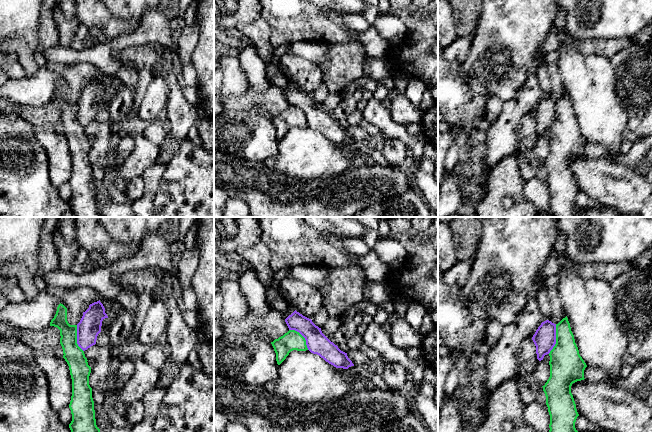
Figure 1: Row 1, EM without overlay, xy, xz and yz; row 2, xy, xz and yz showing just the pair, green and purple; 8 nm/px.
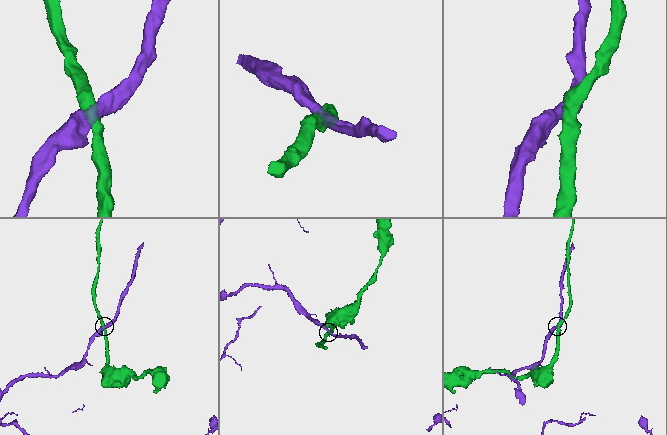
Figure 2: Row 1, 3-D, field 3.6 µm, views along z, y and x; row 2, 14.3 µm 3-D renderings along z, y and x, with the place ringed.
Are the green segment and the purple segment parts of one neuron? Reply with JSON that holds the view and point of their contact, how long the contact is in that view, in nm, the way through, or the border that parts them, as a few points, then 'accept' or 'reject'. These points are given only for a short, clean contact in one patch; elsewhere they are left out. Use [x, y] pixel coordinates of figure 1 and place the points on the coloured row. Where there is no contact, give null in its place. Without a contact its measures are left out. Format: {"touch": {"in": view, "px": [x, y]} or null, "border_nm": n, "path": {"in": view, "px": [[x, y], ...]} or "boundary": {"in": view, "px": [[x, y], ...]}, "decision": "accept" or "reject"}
{"touch": {"in": "yz", "px": [556, 339]}, "border_nm": 240, "boundary": {"in": "yz", "px": [[556, 324], [556, 343], [548, 353]]}, "decision": "reject"}

